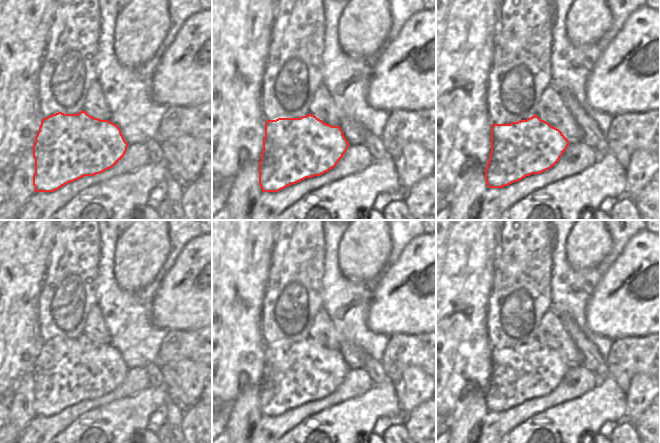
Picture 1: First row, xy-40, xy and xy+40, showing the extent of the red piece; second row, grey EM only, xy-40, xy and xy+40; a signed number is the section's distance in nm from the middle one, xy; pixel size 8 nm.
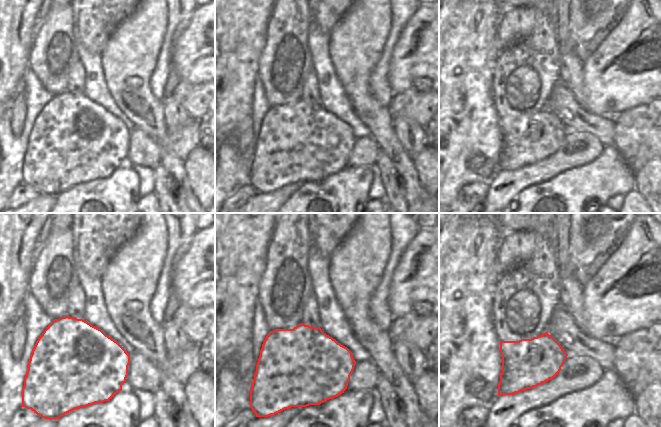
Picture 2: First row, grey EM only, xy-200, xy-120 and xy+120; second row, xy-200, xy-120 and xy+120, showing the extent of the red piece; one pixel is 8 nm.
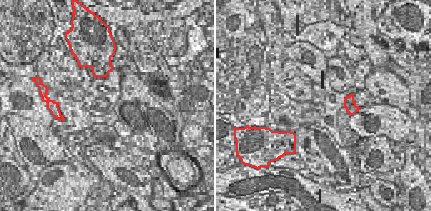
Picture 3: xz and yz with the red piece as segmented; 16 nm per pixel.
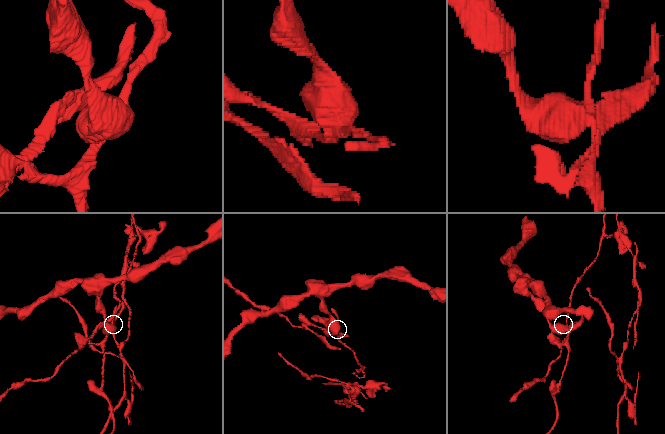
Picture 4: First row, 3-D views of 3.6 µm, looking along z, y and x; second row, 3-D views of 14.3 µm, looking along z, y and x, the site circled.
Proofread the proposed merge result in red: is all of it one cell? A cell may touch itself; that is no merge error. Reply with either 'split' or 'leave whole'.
split

